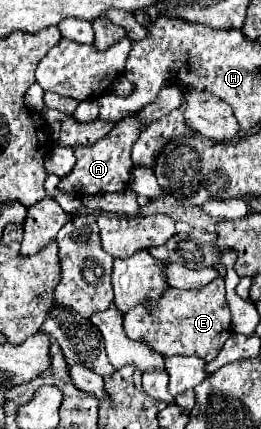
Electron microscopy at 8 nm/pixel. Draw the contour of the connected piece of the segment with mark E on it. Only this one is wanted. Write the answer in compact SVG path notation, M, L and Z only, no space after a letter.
M217 276L211 284L201 290L177 290L169 288L161 306L149 314L149 310L129 310L123 322L125 334L133 340L143 340L153 346L153 350L167 356L199 356L211 362L231 332L231 314L225 300L225 280Z

